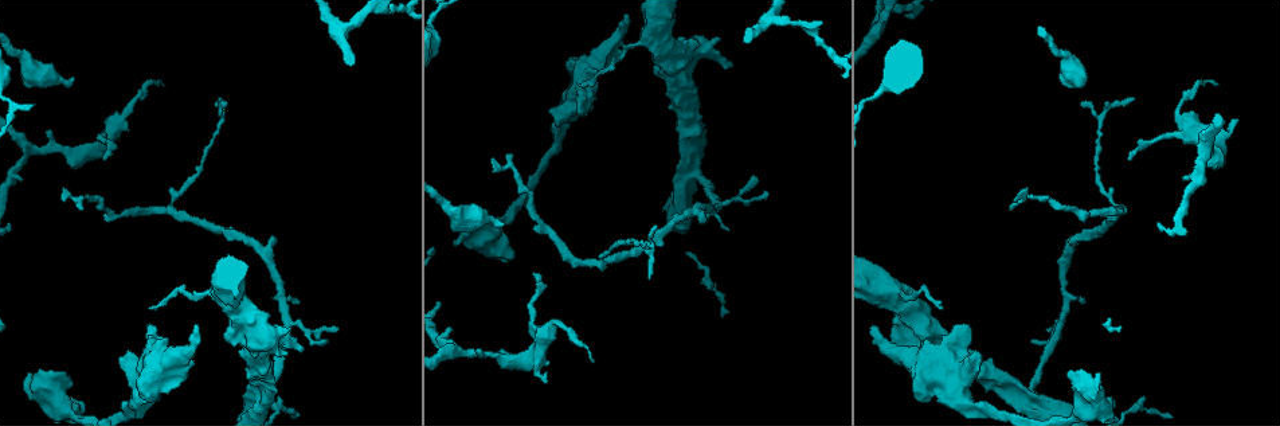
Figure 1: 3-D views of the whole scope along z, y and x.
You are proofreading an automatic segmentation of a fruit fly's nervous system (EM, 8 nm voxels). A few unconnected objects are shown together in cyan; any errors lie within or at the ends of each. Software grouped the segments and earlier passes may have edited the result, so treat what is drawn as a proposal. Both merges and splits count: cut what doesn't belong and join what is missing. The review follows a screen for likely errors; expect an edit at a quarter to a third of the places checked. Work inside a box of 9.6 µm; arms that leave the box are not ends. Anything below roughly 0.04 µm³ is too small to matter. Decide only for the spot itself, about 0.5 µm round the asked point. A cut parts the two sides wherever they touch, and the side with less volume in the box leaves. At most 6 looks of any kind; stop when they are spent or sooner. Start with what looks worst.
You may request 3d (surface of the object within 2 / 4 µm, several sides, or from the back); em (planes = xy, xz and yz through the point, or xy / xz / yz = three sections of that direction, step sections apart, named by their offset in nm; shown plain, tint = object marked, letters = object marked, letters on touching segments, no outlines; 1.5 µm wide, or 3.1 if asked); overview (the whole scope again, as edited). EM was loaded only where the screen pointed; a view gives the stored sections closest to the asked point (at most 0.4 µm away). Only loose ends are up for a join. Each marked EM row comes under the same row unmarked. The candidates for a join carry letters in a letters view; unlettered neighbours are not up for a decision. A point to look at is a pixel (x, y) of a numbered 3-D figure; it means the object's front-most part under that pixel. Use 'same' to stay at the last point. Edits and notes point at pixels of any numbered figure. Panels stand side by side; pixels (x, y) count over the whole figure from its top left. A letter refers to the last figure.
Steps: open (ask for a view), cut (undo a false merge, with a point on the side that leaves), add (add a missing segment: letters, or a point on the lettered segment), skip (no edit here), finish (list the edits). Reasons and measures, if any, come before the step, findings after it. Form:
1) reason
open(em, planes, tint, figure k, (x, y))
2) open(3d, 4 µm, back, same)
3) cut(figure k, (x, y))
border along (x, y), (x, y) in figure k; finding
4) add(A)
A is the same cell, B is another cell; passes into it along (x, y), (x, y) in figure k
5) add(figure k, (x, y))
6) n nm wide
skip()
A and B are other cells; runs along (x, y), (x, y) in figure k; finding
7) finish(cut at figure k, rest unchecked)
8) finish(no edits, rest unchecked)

tapers out
open(em, planes, letters, figure 1, (504, 224))

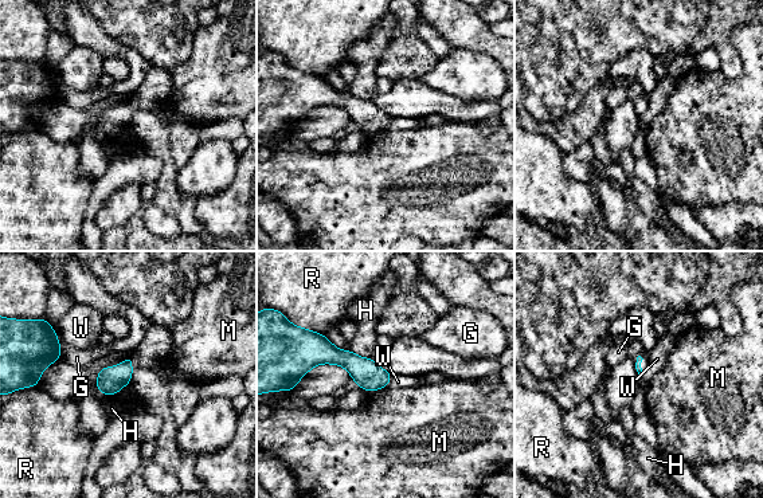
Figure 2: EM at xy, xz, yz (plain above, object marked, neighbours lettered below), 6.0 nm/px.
skip()
G, H, M, R and W are other cells; border along (50, 325), (61, 344) in figure 2; none of them fits

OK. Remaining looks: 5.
an open end
open(3d, 4 µm, figure 1, (1115, 400))

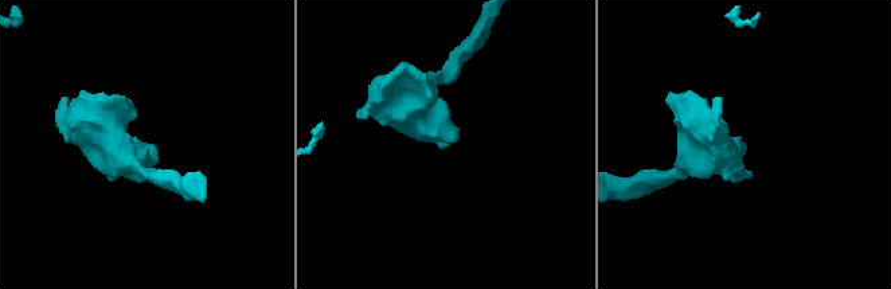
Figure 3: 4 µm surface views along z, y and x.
shape alone is not enough
open(em, planes, letters, figure 3, (745, 142))

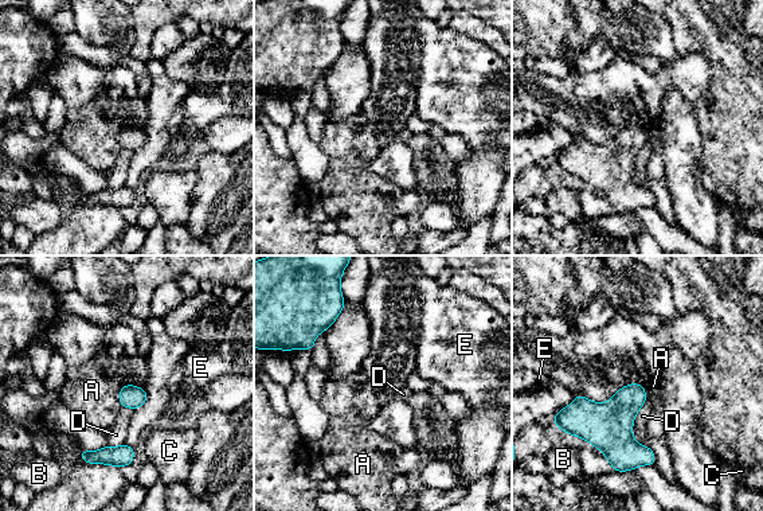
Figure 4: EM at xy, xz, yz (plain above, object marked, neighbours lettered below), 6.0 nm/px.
skip()
A, B, C, D and E are other cells; border along (124, 383), (118, 394), (120, 406) in figure 4; none of them fits

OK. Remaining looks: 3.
branch stops here
open(em, xy, step 8, tint, figure 1, (626, 17))

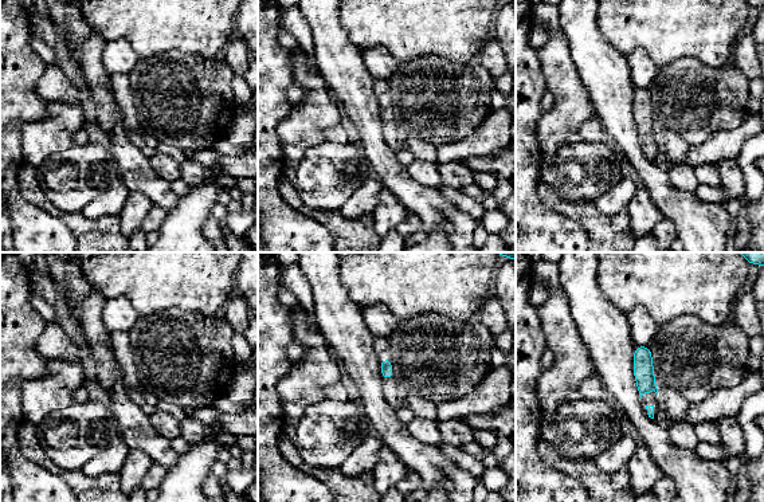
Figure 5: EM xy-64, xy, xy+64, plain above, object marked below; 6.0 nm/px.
open(em, xy, step 8, letters, same)

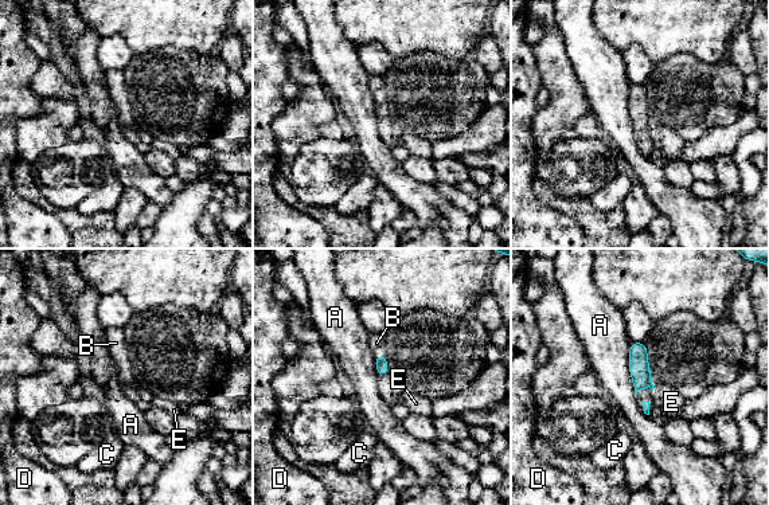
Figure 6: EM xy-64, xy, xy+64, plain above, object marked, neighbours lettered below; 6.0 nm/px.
add(figure 6, (377, 343))
B is the same cell, A, C, D and E are other cells; passes into it along (382, 368), (379, 355), (377, 343) in figure 6; the neuron continues

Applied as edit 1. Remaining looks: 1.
finish(add at figure 6, rest unchecked)

